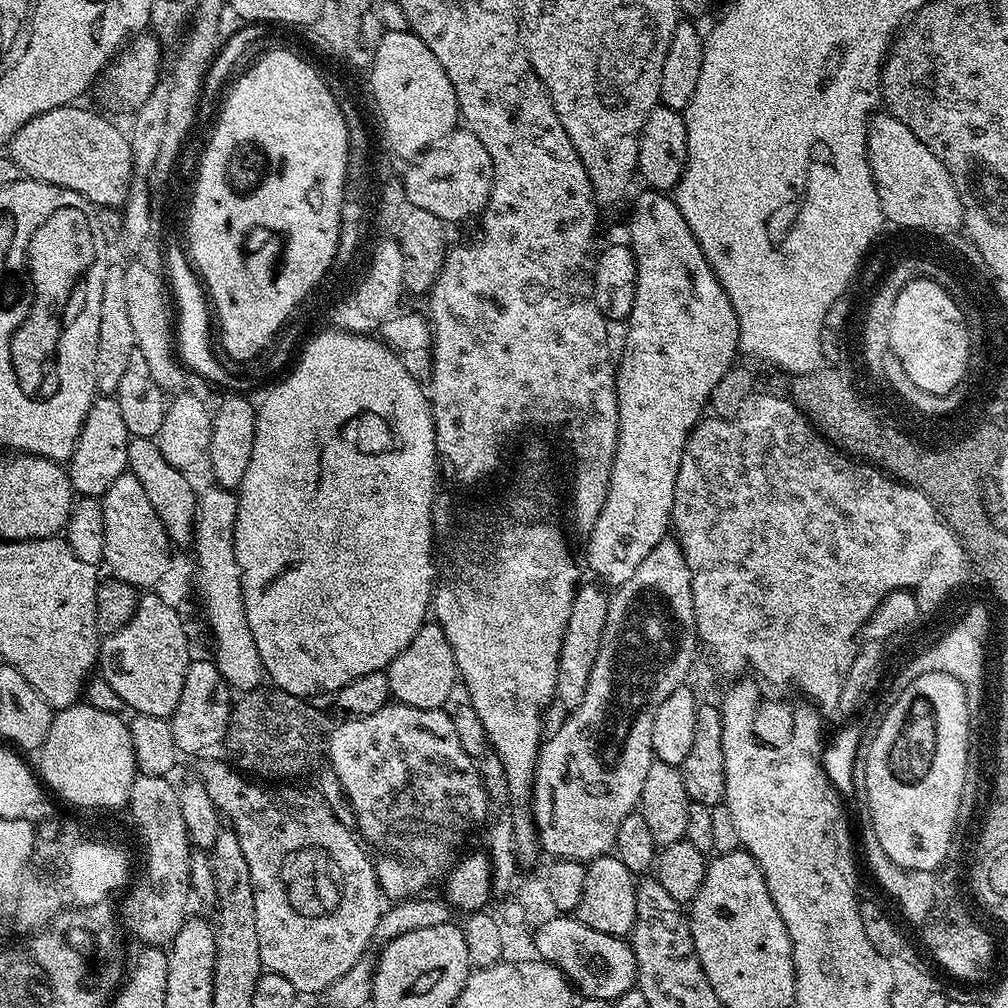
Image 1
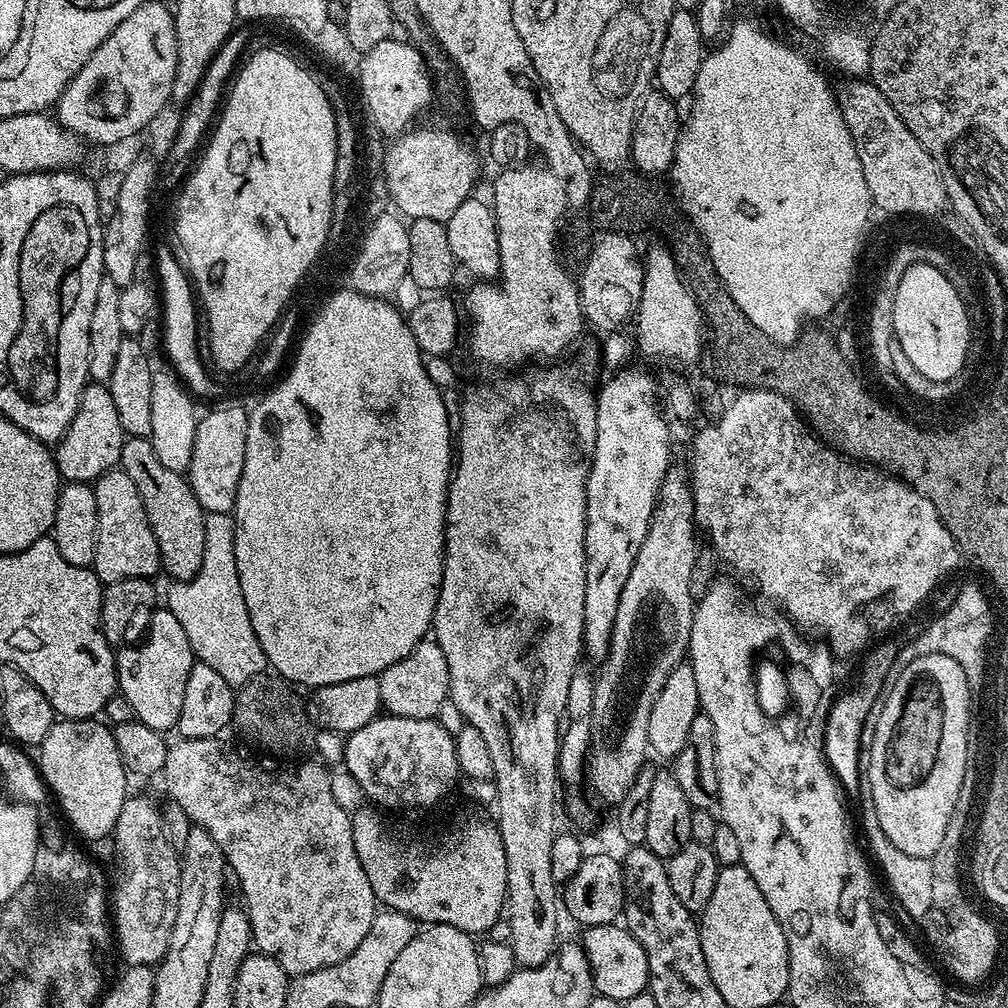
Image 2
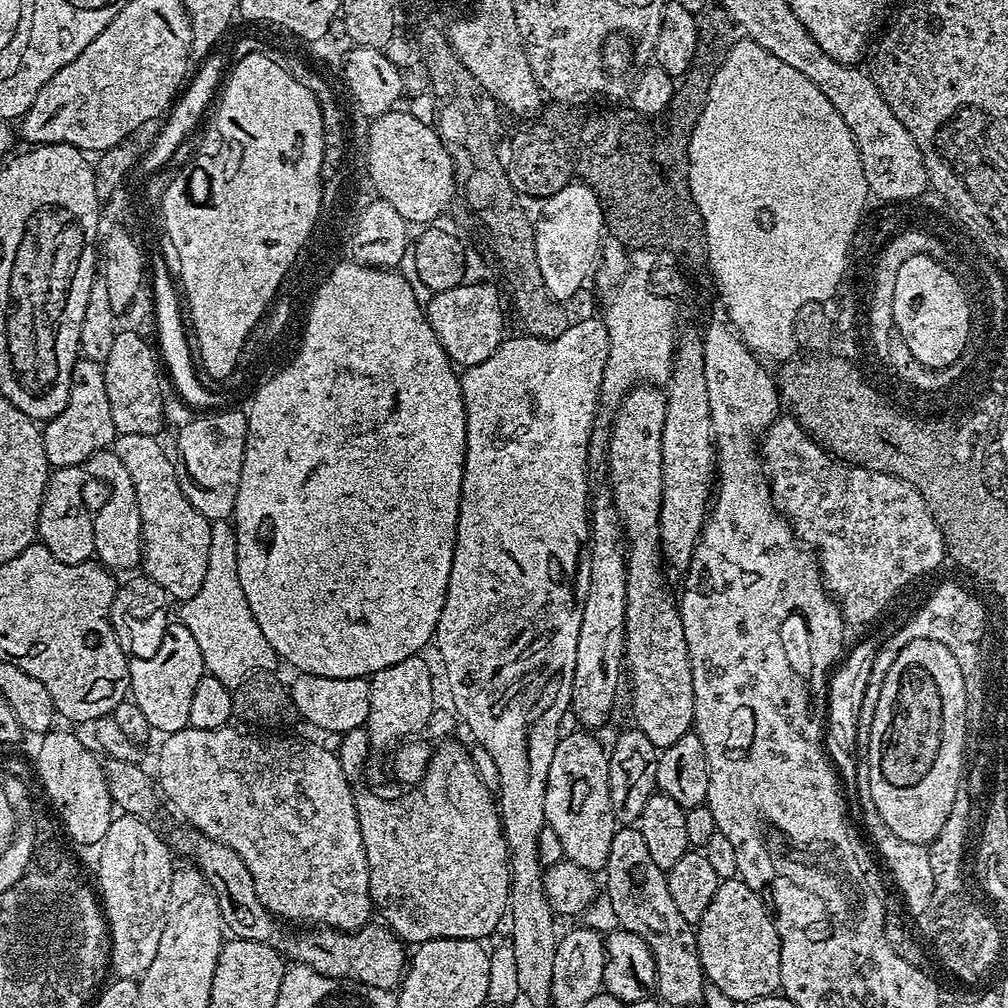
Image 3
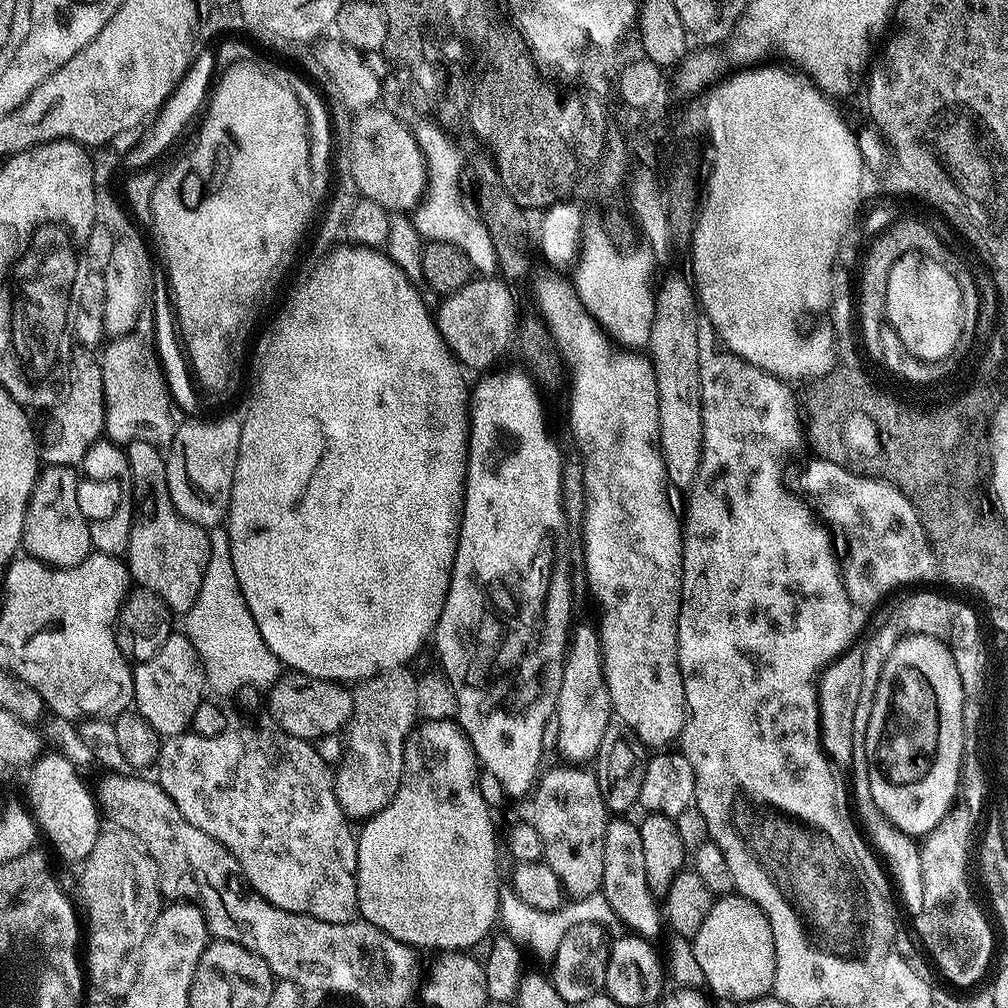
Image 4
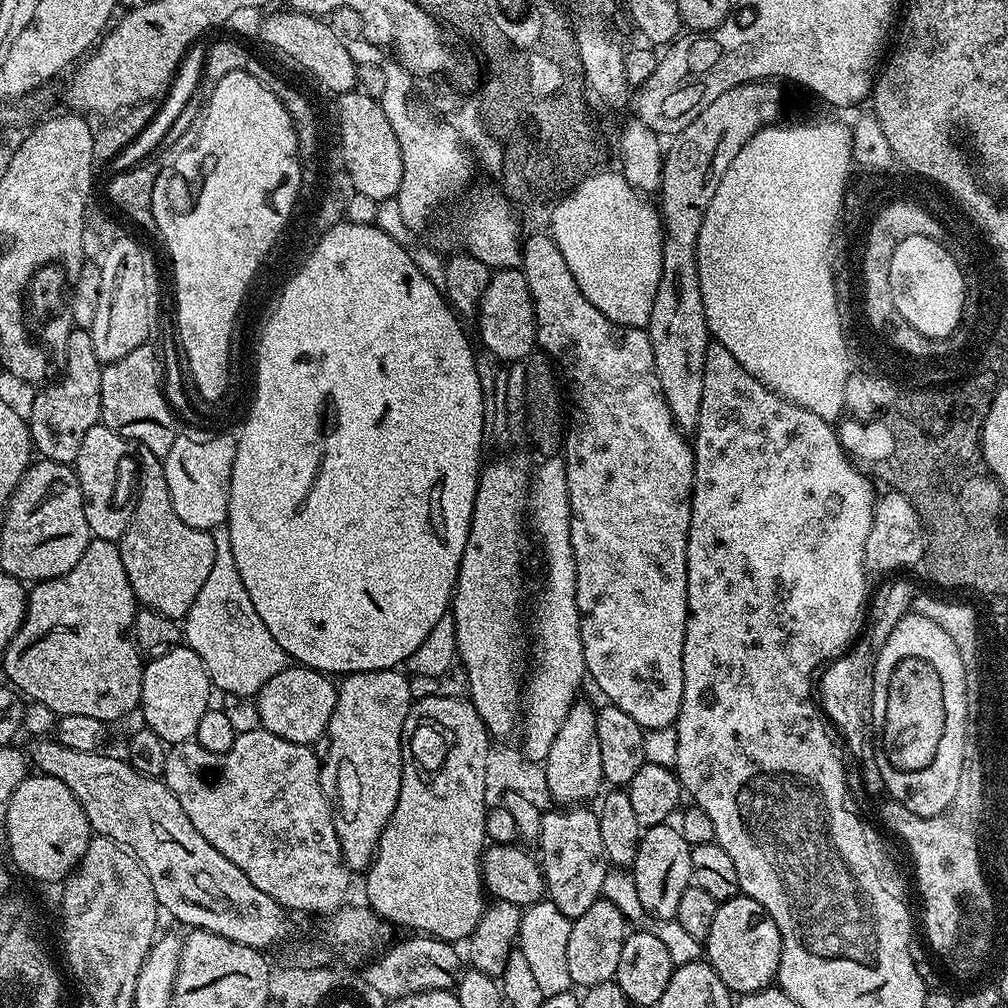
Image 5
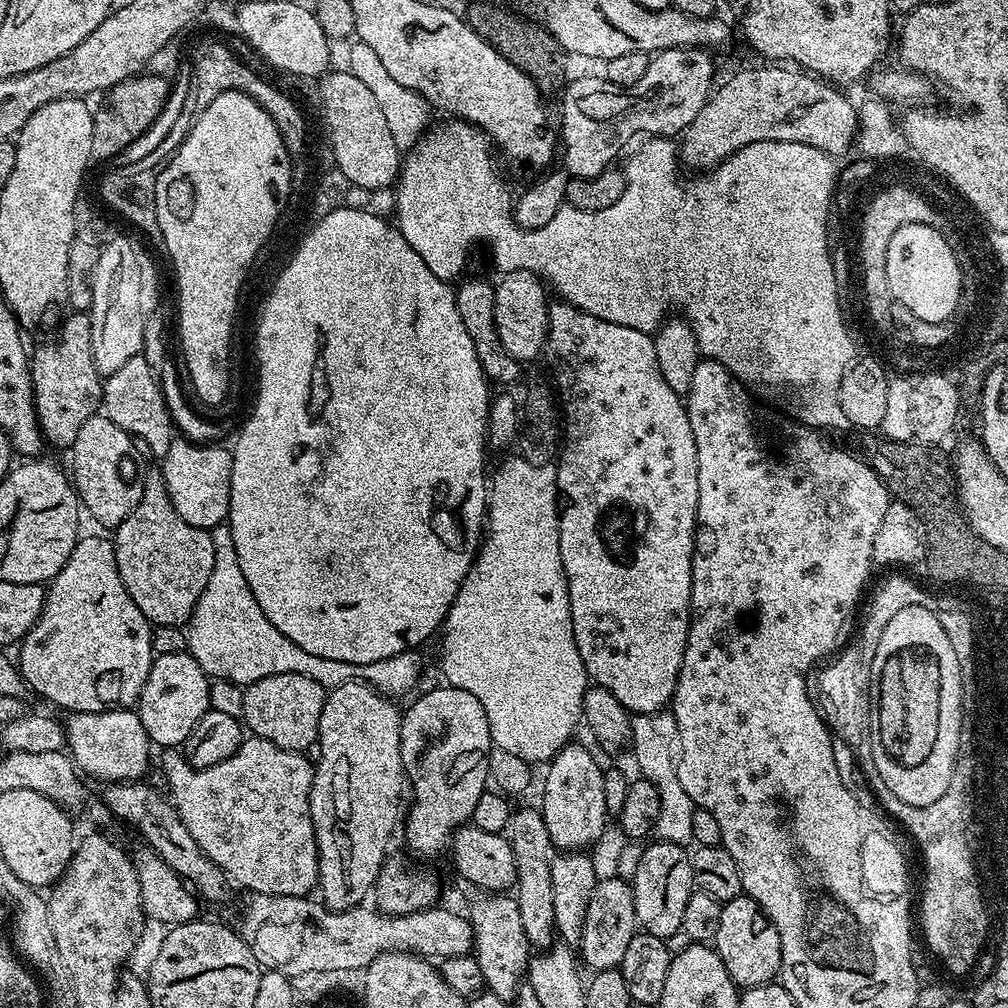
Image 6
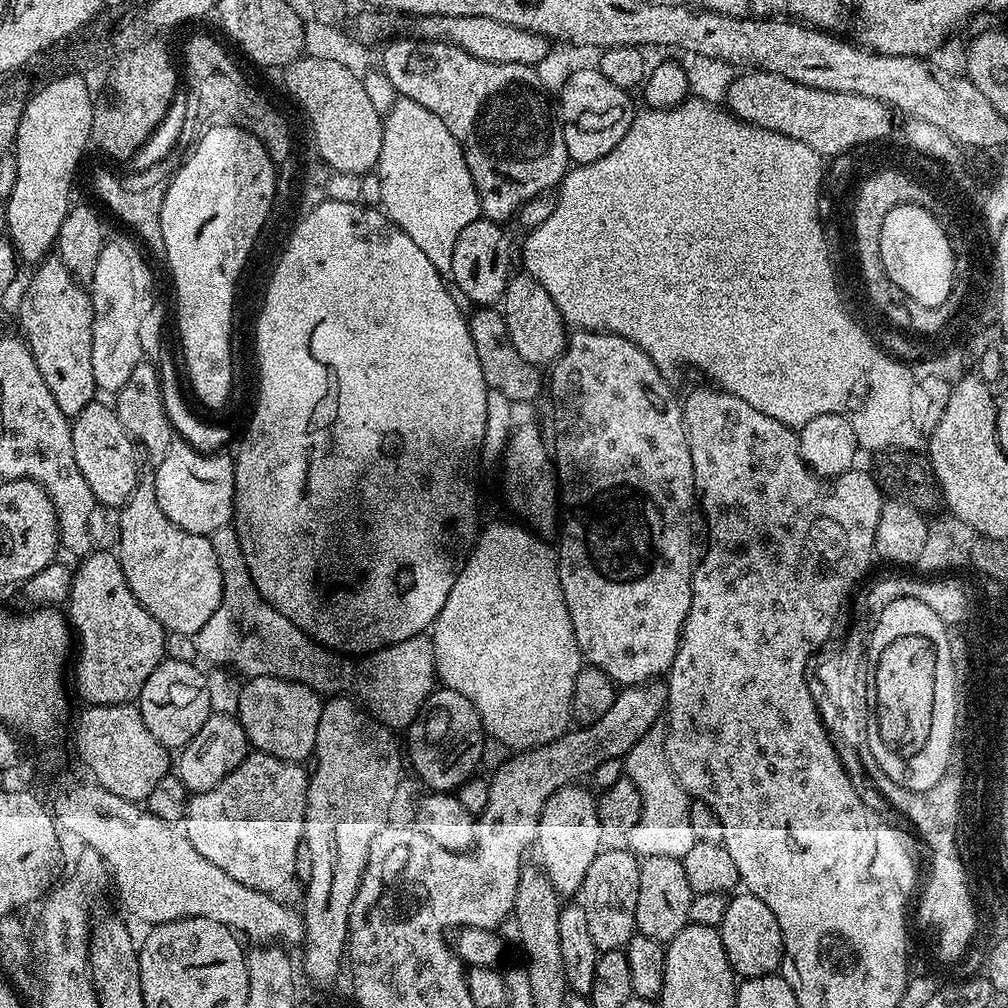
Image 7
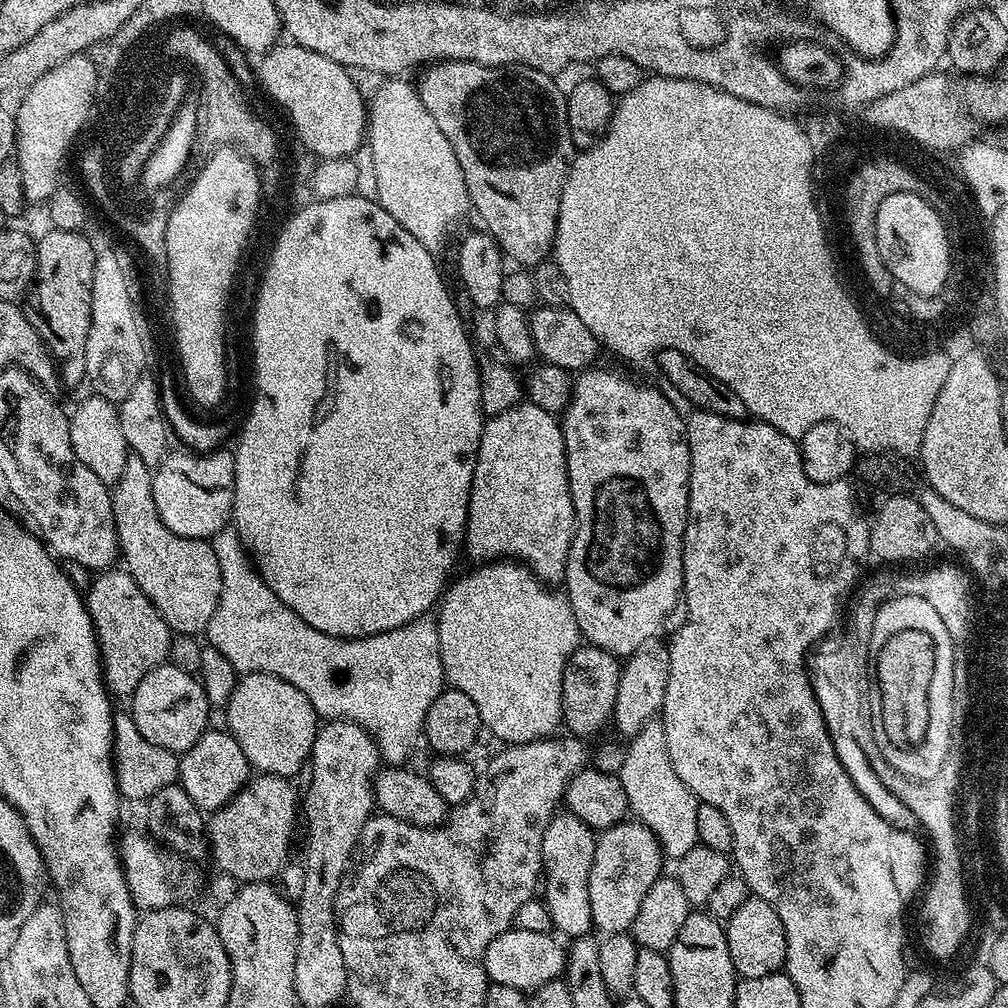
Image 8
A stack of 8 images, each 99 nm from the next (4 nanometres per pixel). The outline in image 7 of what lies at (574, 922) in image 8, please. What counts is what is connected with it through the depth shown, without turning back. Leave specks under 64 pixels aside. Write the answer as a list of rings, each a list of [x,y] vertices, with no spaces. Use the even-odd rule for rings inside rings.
[[[579,783],[568,784],[550,797],[542,810],[535,842],[538,852],[540,848],[539,867],[561,898],[572,898],[579,893],[586,878],[586,870],[590,870],[594,858],[600,856],[600,843],[605,843],[606,840],[596,813],[597,797],[591,796],[586,789],[580,787]]]

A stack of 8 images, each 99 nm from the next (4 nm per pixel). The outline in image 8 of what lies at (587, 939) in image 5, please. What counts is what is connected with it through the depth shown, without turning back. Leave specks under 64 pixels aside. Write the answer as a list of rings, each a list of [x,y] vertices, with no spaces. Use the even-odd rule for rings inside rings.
[[[628,818],[623,822],[614,825],[613,828],[605,828],[603,831],[597,835],[596,838],[596,849],[594,850],[594,862],[590,866],[590,878],[588,879],[588,889],[590,890],[590,914],[592,915],[593,925],[597,929],[601,928],[601,933],[611,934],[614,932],[628,932],[631,929],[634,918],[638,914],[638,906],[642,906],[642,898],[646,898],[646,890],[650,890],[650,886],[654,886],[654,882],[659,880],[662,875],[662,869],[666,862],[666,856],[664,852],[661,851],[661,846],[659,838],[657,838],[651,829],[647,827],[644,823],[637,822],[635,819]]]

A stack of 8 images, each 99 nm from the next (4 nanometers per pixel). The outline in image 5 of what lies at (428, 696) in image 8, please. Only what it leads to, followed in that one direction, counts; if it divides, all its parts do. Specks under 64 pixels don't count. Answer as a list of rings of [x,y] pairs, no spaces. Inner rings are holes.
[[[221,526],[212,532],[214,542],[214,567],[206,577],[202,590],[198,590],[198,598],[194,598],[194,606],[190,606],[187,616],[182,620],[182,640],[187,647],[202,658],[204,668],[212,680],[213,689],[224,694],[255,697],[257,692],[284,668],[289,667],[290,657],[278,642],[274,642],[274,634],[266,630],[262,618],[258,618],[258,610],[254,610],[254,602],[250,602],[250,594],[246,594],[246,586],[242,586],[242,578],[238,578],[238,570],[234,566],[234,550],[230,550],[230,534],[227,527]]]

